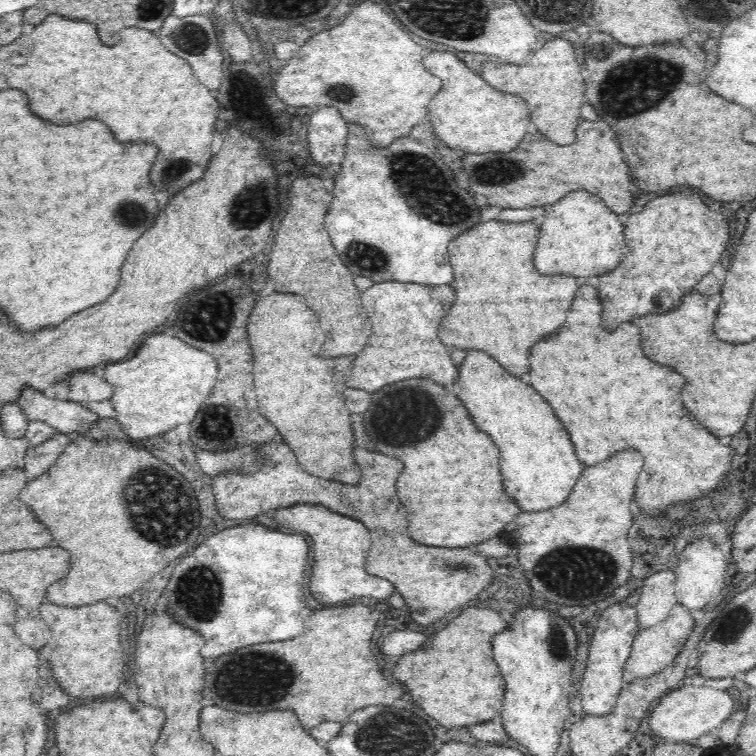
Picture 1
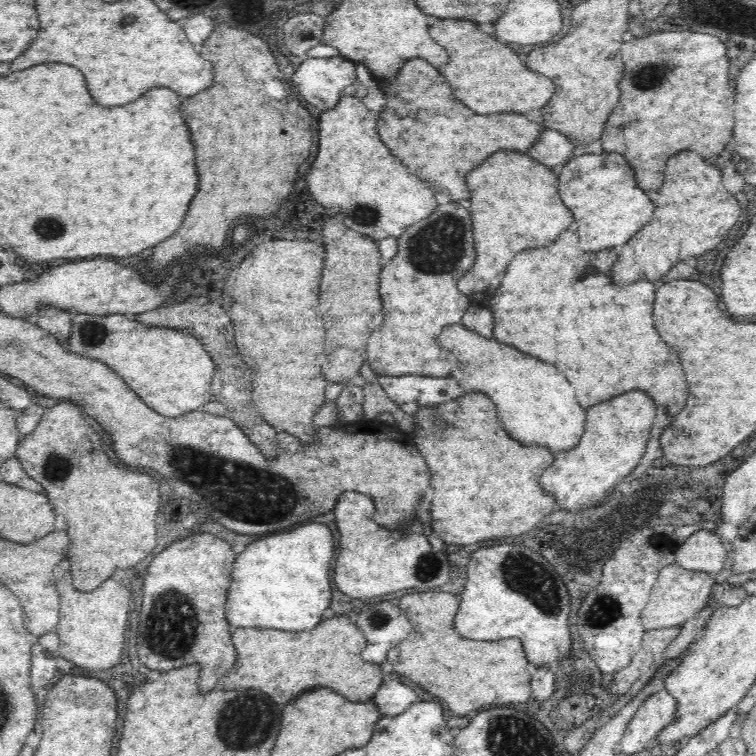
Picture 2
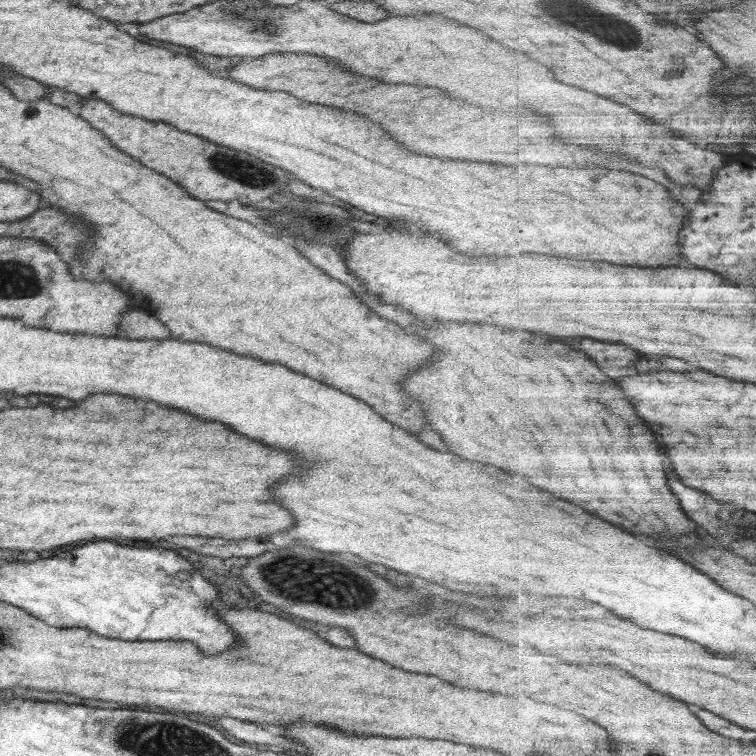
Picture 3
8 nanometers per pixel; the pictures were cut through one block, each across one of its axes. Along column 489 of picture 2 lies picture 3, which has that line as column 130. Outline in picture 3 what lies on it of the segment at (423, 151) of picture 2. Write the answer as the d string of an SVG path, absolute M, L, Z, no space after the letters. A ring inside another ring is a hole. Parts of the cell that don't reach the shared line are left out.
M82 99L82 108L79 114L92 128L100 130L104 138L112 142L124 154L136 158L142 166L172 178L180 184L188 194L194 198L204 200L222 200L230 202L238 200L241 204L257 204L260 200L268 198L270 194L278 192L282 184L286 184L286 172L278 170L276 166L268 166L250 154L242 154L230 150L226 146L216 146L200 136L186 134L168 126L164 122L148 122L142 118L132 118L130 114L122 114L114 110L110 104L102 100Z

